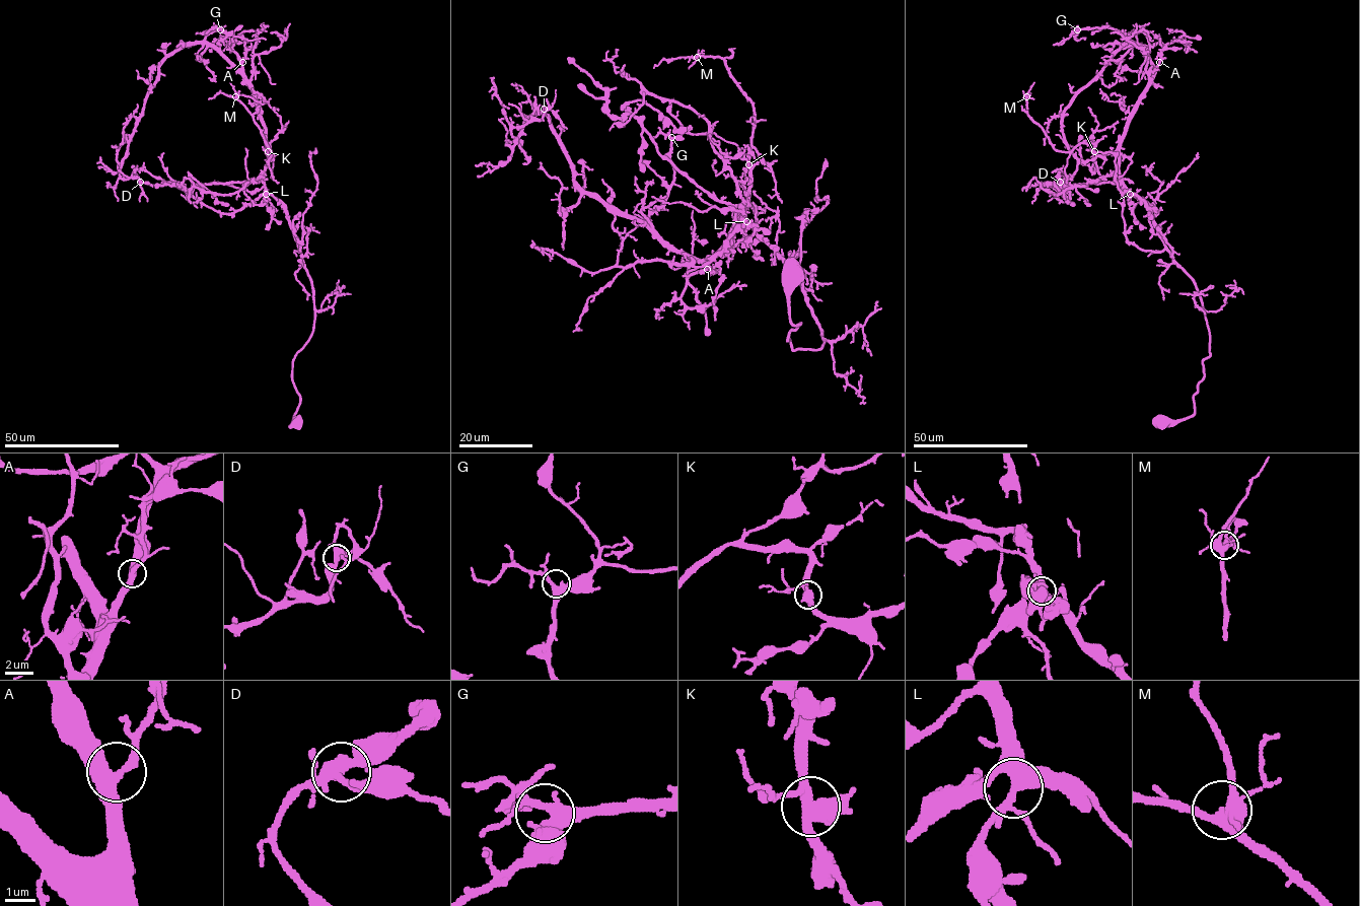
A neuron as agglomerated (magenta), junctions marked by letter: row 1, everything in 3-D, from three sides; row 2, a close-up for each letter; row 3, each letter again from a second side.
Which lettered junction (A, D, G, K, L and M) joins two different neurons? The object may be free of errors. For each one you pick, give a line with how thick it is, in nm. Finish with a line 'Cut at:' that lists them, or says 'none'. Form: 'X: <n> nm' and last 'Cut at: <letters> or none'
Cut at: none

